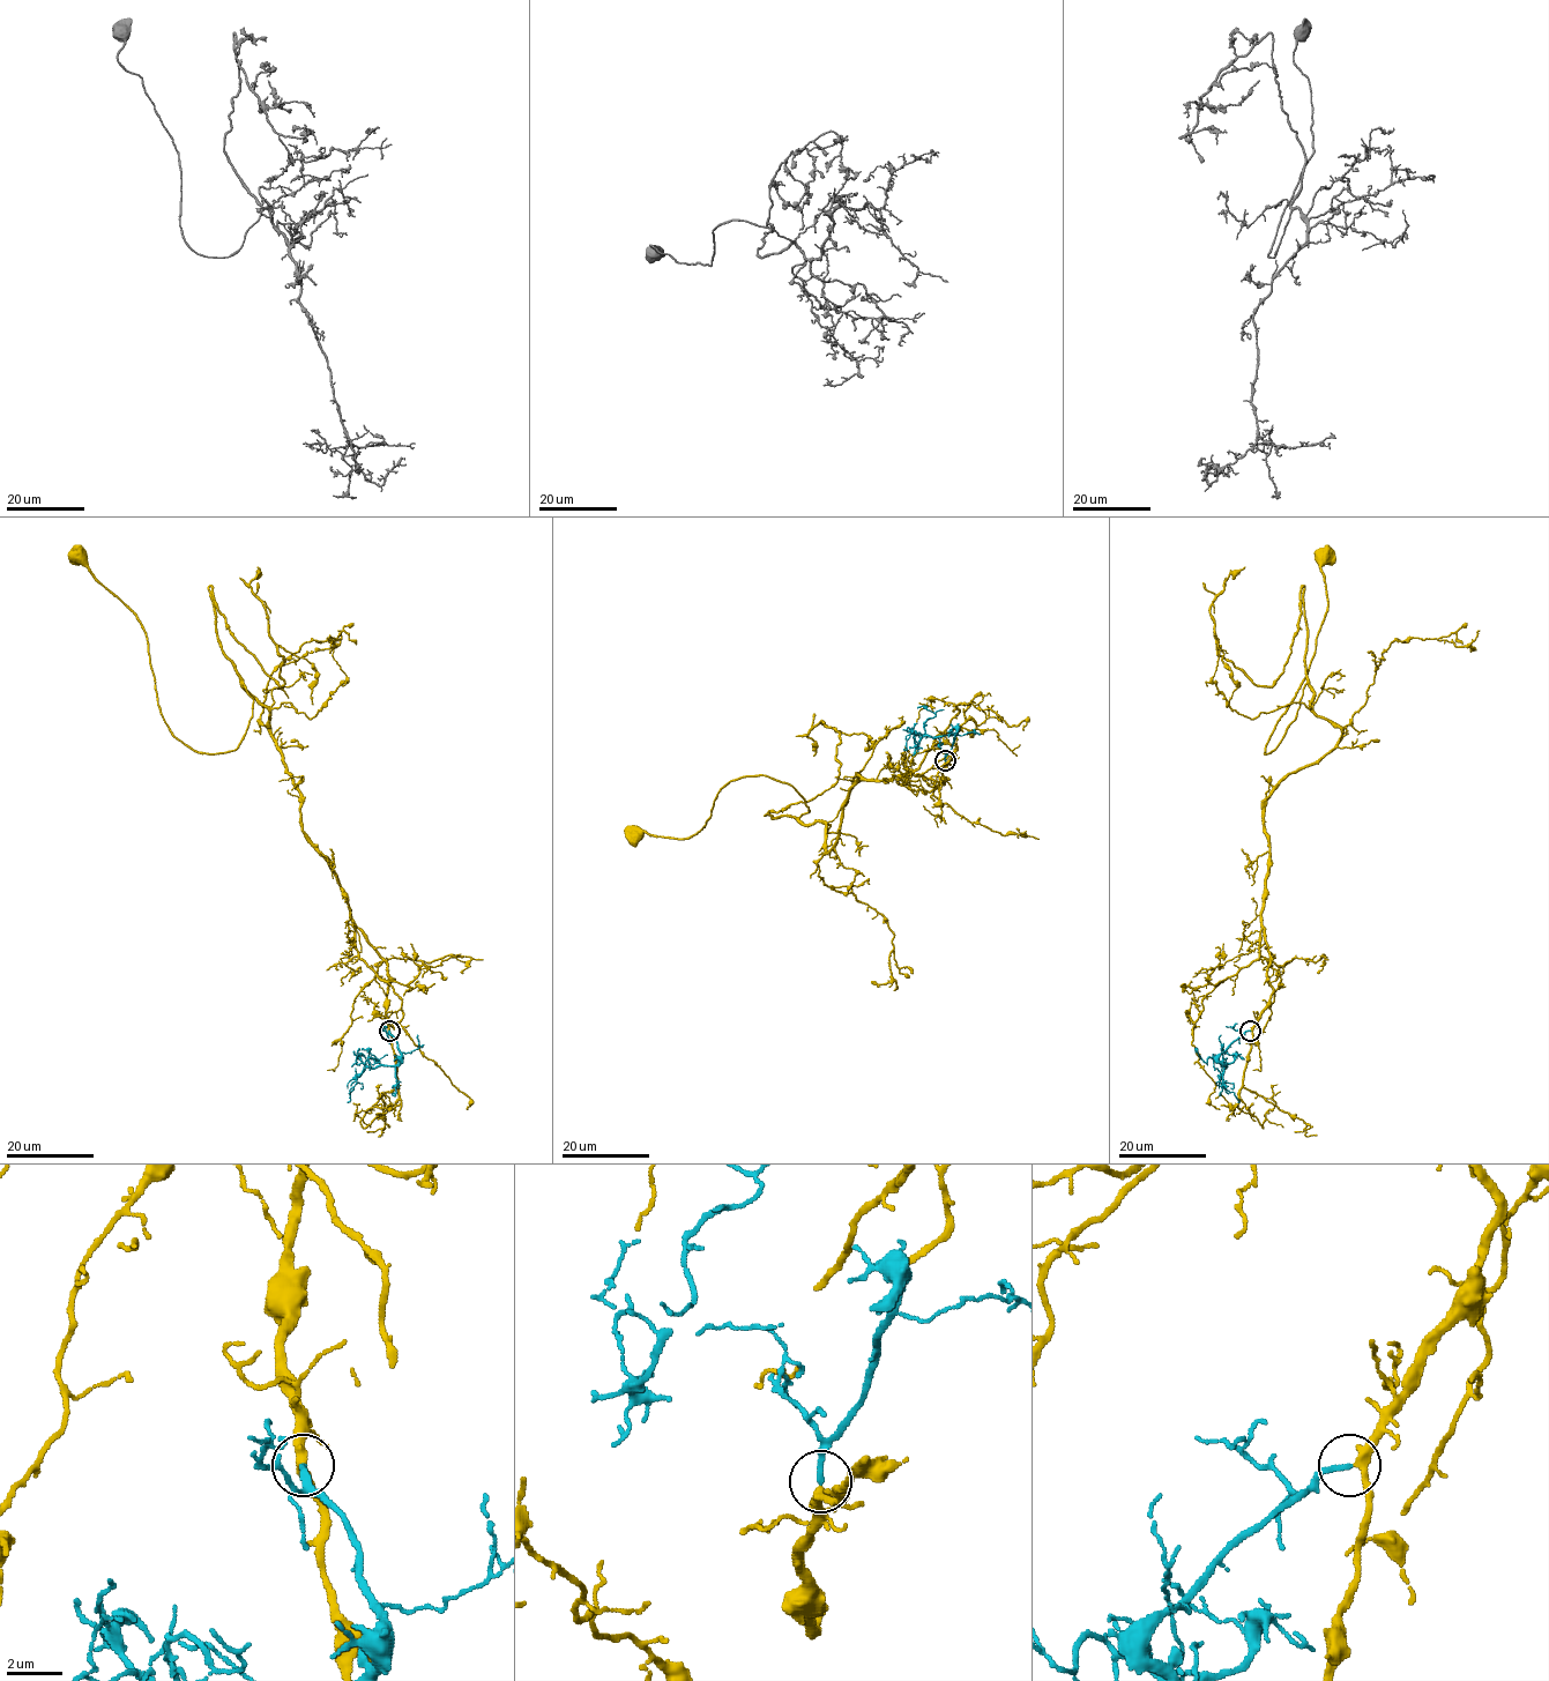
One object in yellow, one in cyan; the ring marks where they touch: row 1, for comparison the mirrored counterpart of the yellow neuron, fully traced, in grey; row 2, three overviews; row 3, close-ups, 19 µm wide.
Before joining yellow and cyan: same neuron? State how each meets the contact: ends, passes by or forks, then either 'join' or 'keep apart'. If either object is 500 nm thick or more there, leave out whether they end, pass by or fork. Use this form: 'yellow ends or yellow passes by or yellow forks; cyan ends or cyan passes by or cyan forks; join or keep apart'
yellow passes by; cyan ends; join

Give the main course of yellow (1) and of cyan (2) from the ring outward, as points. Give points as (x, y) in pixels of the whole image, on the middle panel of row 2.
1: (945, 761), (944, 783), (856, 775), (827, 852), (826, 825), (768, 776), (731, 780), (695, 834), (633, 832)
2: (945, 760), (958, 729), (952, 735), (929, 736), (924, 723), (936, 715), (923, 706), (917, 708)

